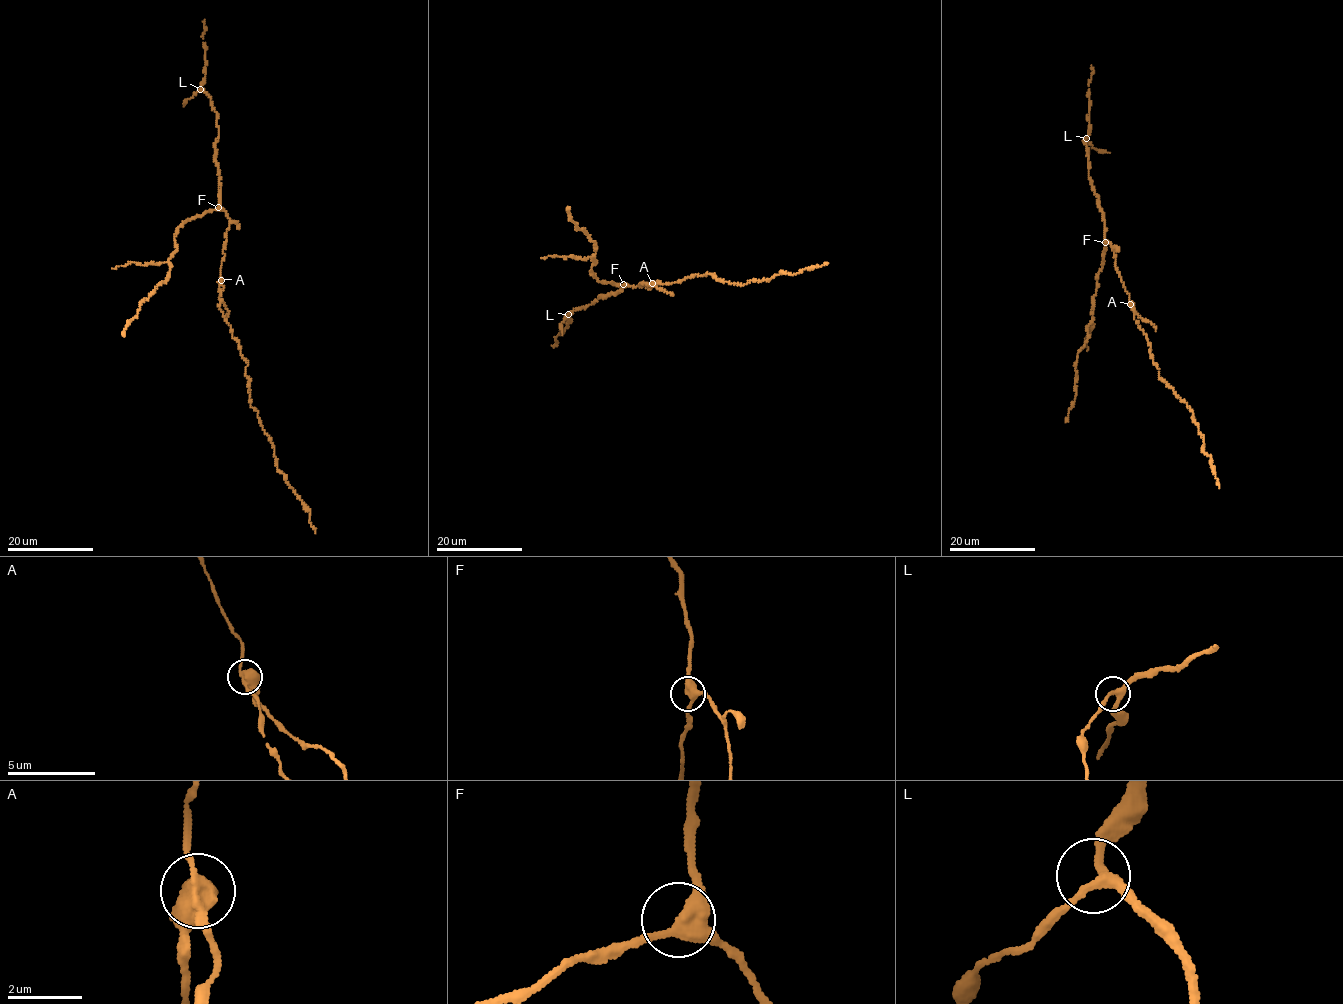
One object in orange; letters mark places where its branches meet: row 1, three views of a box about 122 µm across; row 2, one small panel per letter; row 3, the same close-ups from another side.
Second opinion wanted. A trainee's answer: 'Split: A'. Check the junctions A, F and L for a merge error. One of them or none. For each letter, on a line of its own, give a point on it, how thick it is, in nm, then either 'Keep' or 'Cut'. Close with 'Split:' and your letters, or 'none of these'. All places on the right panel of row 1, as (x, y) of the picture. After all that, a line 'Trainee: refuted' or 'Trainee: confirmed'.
A: Place: (1130, 304). Thickness 420 nm. Cut
F: Place: (1105, 242). Thickness 360 nm. Keep
L: Place: (1086, 138). Thickness 240 nm. Keep
Split: A
Trainee: confirmed

